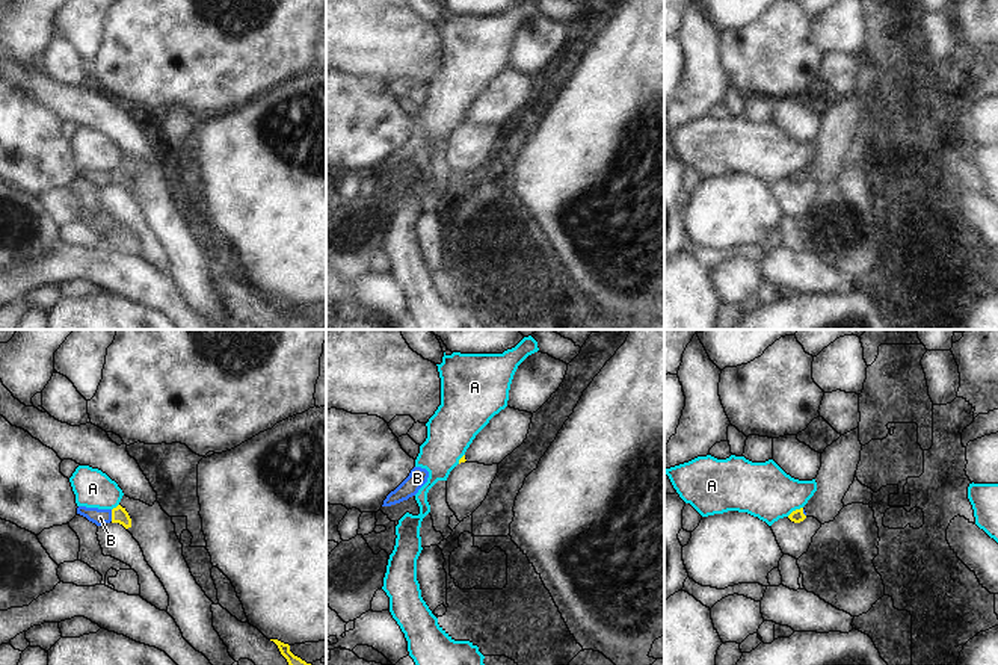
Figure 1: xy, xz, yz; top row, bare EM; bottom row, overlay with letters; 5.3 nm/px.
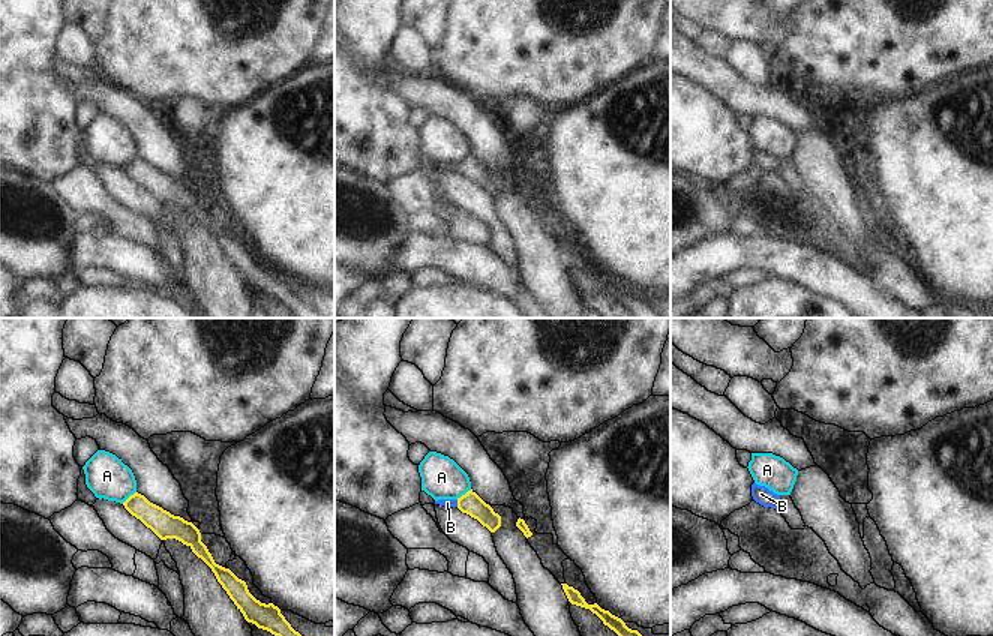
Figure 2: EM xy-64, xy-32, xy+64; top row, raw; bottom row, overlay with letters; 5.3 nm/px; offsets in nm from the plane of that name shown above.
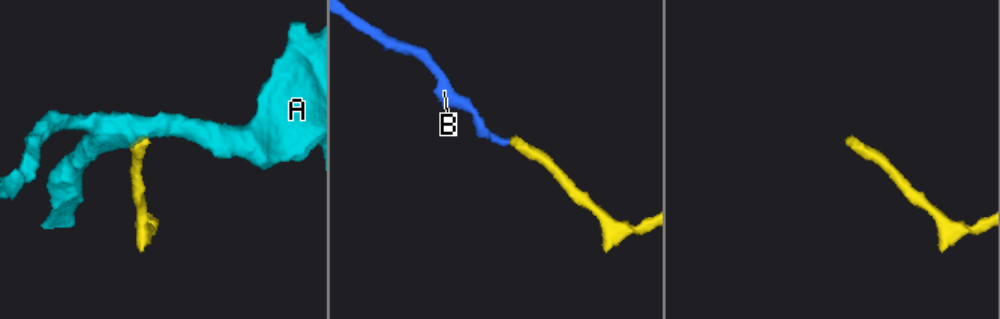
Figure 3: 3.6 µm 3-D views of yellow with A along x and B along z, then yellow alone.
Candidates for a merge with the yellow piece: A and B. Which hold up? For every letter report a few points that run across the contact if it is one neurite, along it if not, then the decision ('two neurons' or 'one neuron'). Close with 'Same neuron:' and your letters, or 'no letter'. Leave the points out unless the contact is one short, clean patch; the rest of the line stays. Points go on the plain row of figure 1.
A: line yz (802, 168), (787, 177); two neurons
B: one neuron
Same neuron: B

